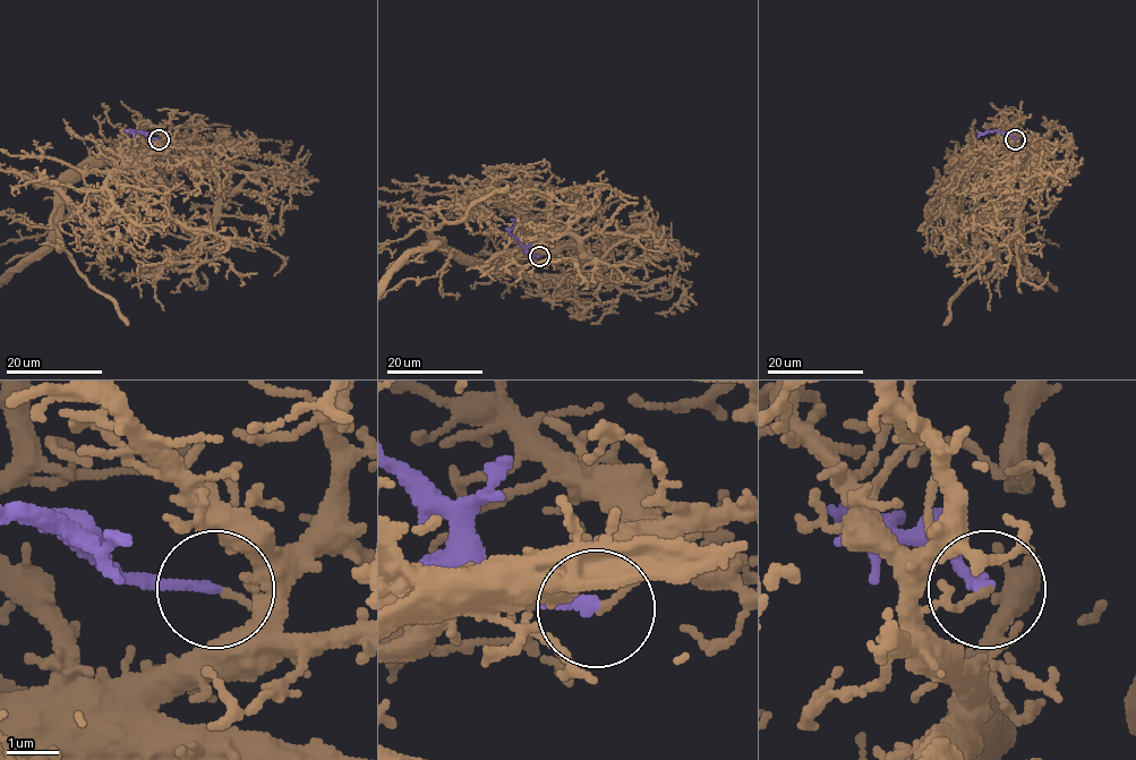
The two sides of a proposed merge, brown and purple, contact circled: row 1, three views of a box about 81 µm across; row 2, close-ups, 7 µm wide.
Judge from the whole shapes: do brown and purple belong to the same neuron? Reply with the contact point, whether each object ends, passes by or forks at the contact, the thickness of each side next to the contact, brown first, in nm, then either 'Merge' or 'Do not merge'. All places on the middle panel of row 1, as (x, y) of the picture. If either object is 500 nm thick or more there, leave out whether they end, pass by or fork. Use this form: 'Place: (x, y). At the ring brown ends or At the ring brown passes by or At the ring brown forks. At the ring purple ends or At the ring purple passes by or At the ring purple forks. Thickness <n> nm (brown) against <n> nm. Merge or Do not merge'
Place: (539, 256). At the ring brown ends. At the ring purple ends. Thickness 100 nm (brown) against 200 nm. Do not merge

